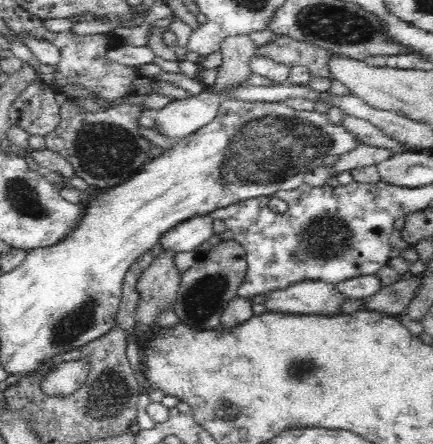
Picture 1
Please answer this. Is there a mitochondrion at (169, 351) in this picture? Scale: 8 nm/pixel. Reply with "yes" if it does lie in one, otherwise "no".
no

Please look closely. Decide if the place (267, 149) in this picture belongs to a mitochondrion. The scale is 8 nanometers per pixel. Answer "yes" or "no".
yes

